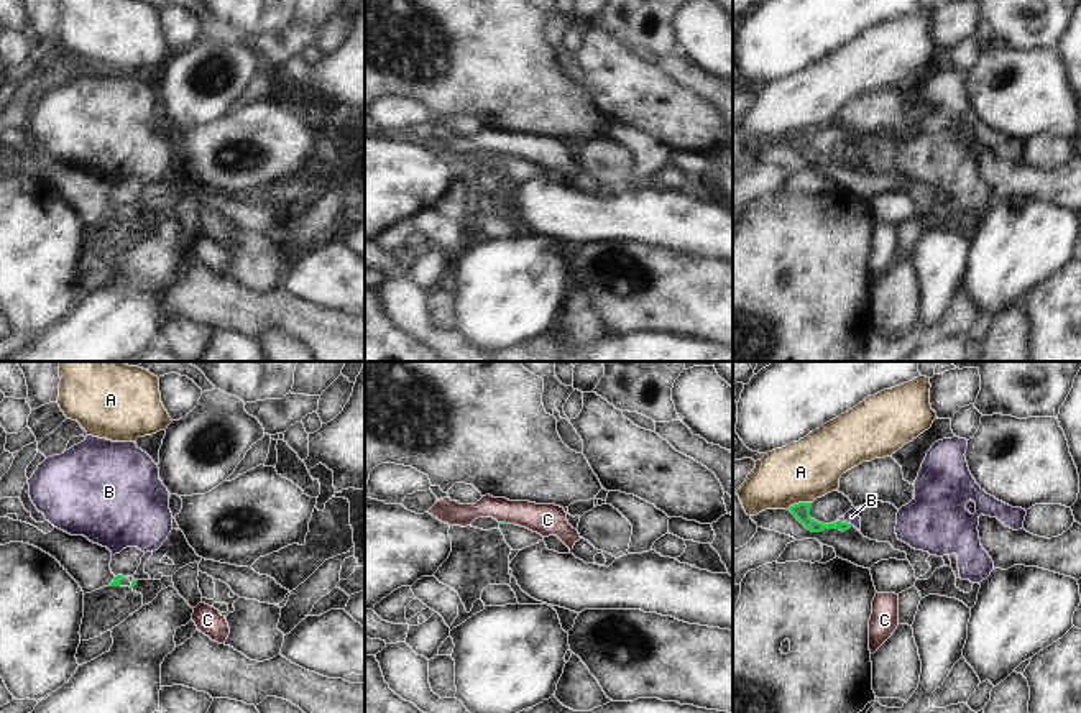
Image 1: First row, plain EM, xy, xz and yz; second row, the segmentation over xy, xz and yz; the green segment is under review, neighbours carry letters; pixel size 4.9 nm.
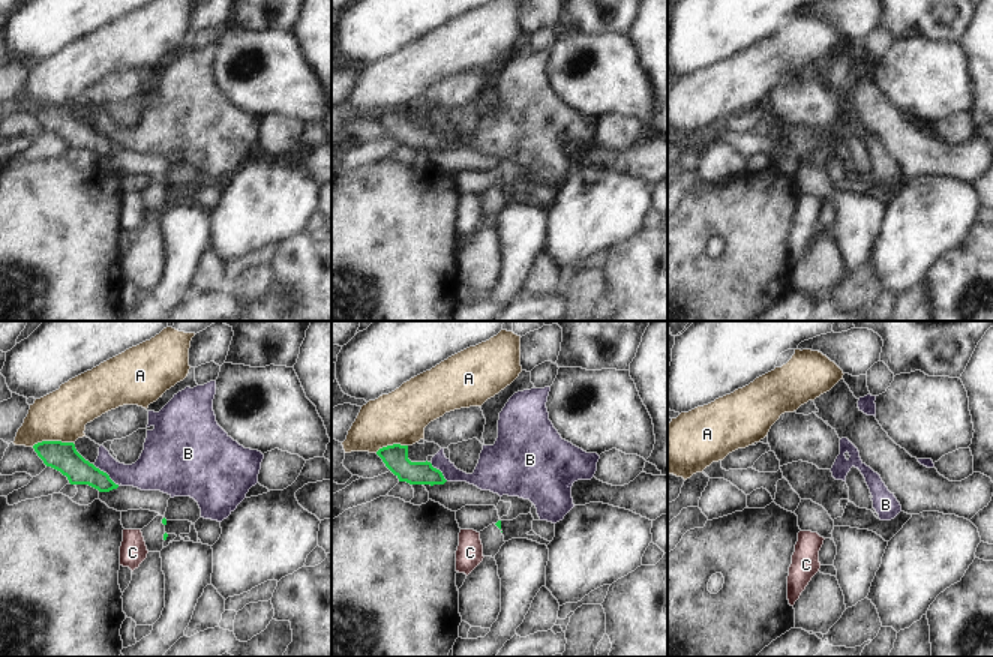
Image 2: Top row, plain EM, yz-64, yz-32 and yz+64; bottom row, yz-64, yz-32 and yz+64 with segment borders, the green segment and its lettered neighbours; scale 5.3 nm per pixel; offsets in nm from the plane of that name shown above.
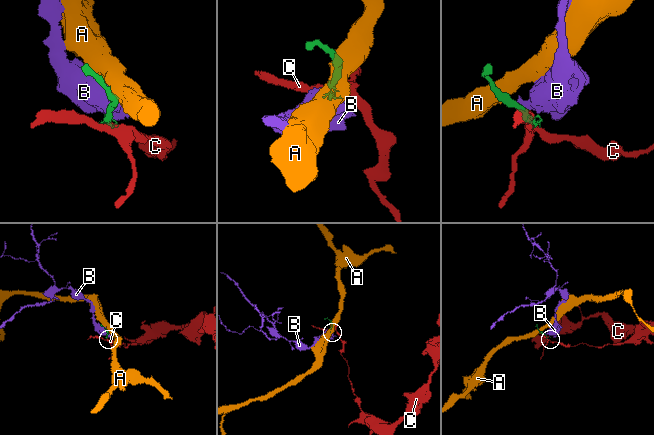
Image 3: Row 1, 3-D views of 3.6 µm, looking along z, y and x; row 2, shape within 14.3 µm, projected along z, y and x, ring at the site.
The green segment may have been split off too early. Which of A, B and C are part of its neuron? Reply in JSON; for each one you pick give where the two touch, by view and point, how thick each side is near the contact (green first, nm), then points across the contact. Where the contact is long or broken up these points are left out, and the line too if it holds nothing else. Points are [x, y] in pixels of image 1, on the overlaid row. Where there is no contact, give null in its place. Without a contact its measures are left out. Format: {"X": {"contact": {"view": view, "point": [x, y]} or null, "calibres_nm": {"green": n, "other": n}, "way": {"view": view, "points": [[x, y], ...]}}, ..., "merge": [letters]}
{"merge": []}

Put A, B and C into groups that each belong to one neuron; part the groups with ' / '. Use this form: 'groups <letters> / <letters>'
groups A / B / C

